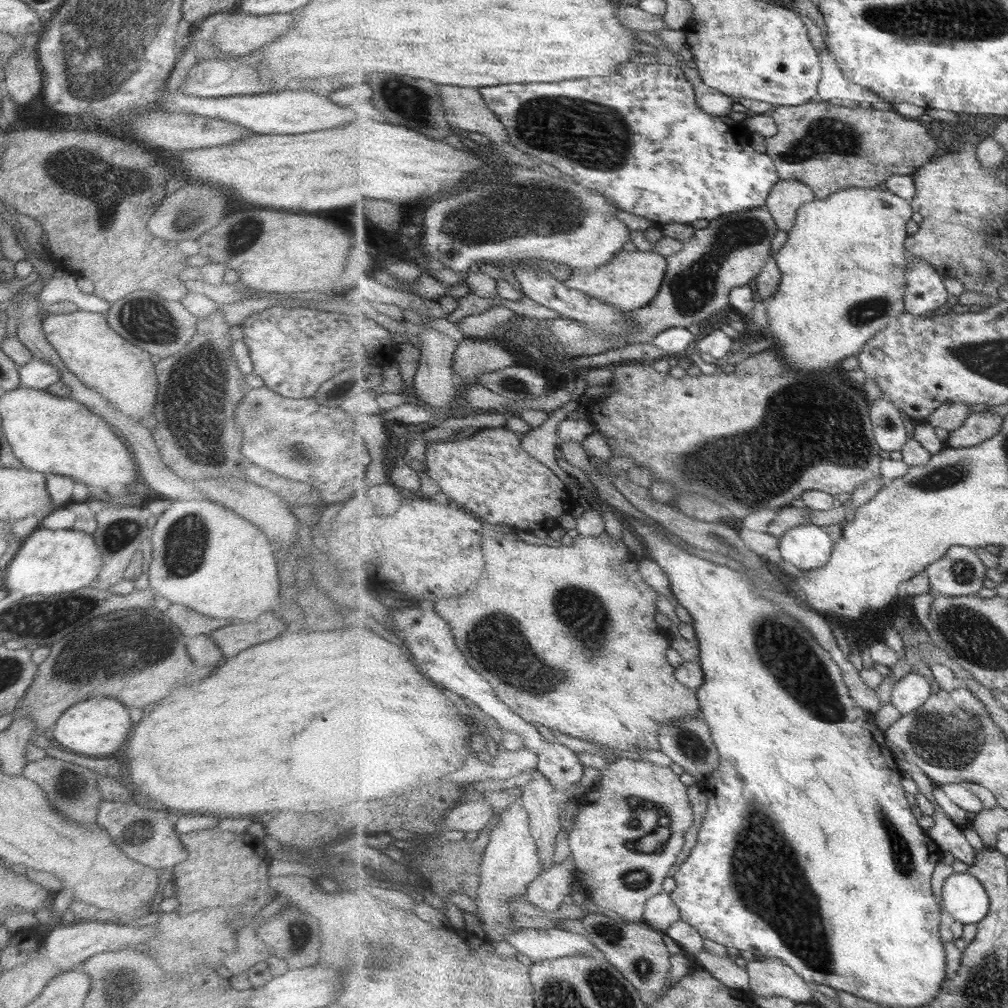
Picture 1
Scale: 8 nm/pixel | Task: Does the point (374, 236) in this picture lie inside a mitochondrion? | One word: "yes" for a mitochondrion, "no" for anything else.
no

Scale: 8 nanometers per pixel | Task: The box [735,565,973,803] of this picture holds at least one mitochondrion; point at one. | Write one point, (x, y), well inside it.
(784, 650)

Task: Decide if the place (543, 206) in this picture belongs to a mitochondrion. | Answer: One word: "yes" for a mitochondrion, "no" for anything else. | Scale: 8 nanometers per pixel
yes

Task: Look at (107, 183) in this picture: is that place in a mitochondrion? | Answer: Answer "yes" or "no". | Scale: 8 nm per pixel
yes

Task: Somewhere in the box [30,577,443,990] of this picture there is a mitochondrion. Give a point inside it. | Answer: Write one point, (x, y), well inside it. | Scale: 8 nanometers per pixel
(121, 642)

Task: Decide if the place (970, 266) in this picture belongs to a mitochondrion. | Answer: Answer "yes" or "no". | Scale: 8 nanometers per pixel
no

